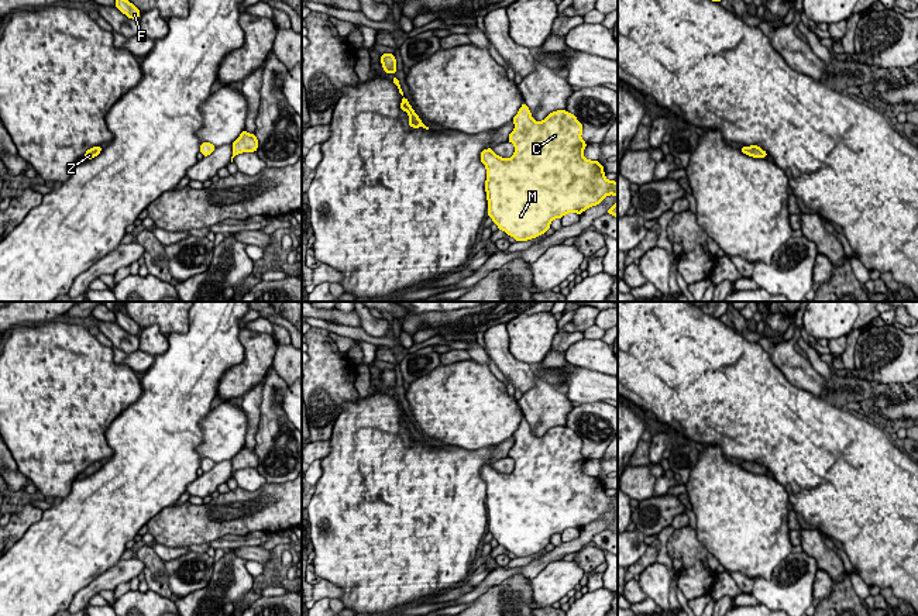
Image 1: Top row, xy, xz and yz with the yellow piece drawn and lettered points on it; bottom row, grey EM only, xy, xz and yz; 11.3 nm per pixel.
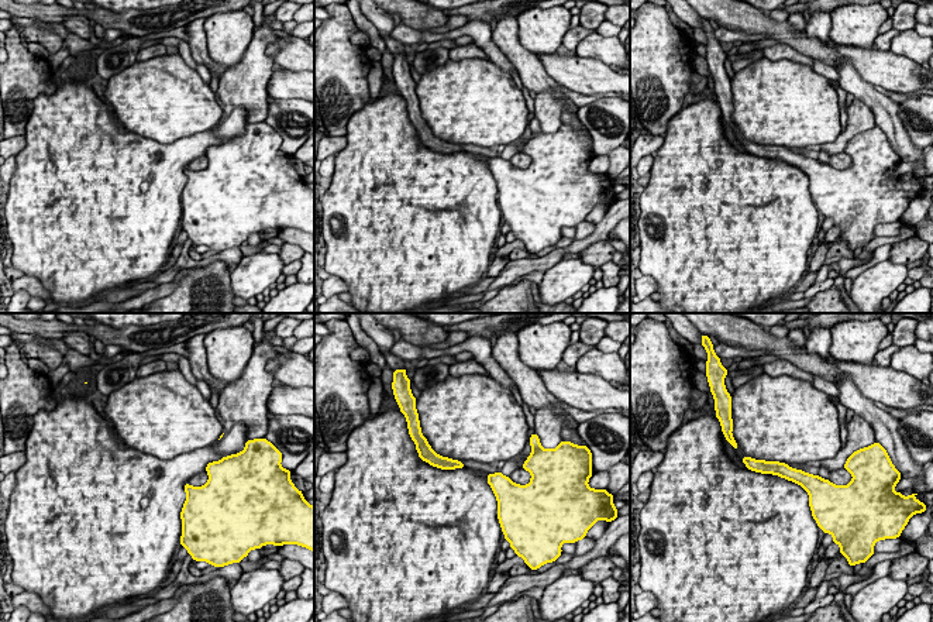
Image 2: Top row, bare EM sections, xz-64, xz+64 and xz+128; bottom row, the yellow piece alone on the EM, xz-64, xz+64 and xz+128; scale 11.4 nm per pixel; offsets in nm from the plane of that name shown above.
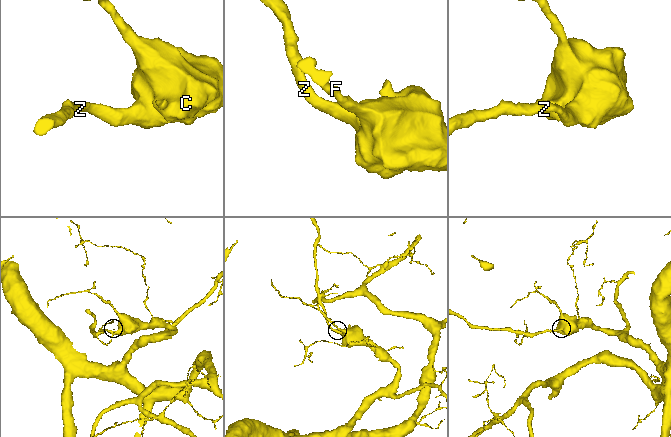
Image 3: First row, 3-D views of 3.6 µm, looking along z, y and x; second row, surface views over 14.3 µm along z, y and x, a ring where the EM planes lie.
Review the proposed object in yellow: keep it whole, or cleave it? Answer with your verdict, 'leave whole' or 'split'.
leave whole

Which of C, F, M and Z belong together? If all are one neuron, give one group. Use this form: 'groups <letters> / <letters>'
groups C F M Z

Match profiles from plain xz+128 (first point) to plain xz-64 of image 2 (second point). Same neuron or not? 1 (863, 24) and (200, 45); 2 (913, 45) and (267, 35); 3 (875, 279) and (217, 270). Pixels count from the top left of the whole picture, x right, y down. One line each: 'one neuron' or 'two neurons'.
1: two neurons
2: two neurons
3: two neurons

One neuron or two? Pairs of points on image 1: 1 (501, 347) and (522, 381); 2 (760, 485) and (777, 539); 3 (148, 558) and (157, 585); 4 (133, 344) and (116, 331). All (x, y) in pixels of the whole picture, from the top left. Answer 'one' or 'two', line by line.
1: one
2: one
3: one
4: one

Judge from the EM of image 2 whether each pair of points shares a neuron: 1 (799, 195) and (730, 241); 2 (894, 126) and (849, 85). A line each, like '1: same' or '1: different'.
1: same
2: same

